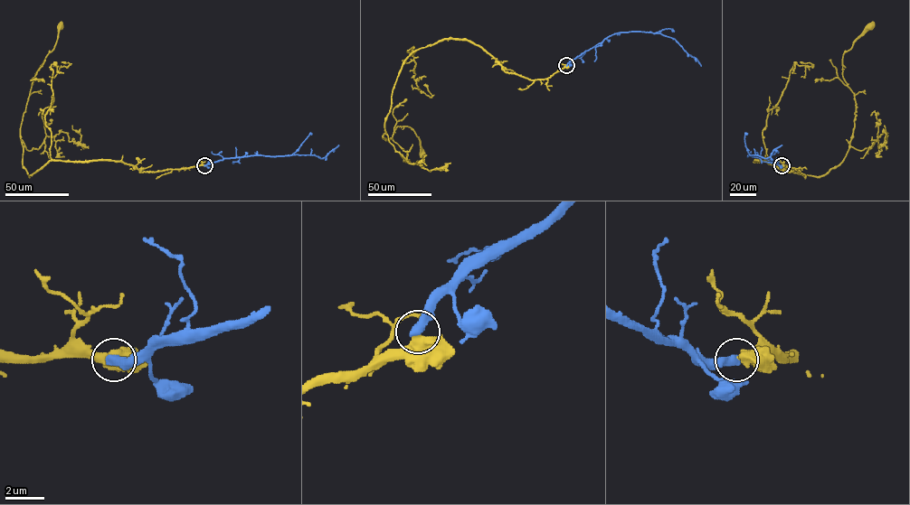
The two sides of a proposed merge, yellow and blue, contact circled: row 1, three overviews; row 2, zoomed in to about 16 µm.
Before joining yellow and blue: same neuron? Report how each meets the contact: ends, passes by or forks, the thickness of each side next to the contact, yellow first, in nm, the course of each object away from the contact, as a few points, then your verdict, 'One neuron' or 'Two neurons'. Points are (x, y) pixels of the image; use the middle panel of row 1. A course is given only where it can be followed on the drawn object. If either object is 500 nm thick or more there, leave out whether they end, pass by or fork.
Thickness 600 nm (yellow) against 480 nm. Course of yellow: (566, 65), (529, 79), (467, 40), (416, 50), (397, 79), (383, 136), (410, 126), (422, 154). Course of blue: (566, 65), (610, 36), (643, 31), (674, 39), (701, 66). One neuron

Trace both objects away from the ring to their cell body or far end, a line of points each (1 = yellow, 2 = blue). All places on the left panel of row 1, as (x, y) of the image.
1: (204, 165), (141, 172), (118, 161), (50, 160), (29, 176), (22, 164), (22, 121), (35, 73), (61, 25)
2: (204, 165), (222, 159), (257, 155), (315, 154), (323, 158), (338, 144)

